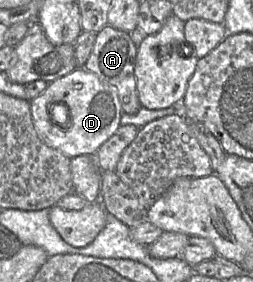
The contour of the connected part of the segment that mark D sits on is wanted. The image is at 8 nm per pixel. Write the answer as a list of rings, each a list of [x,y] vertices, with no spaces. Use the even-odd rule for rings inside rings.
[[[78,67],[51,81],[40,95],[30,100],[30,103],[38,137],[44,144],[69,158],[80,155],[94,156],[99,147],[121,125],[120,118],[123,112],[116,89],[84,67]],[[58,104],[64,104],[69,111],[68,121],[64,125],[56,124],[51,120],[50,110]]]

